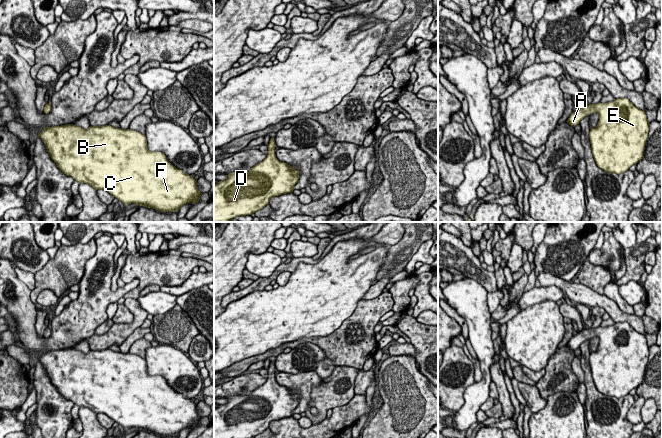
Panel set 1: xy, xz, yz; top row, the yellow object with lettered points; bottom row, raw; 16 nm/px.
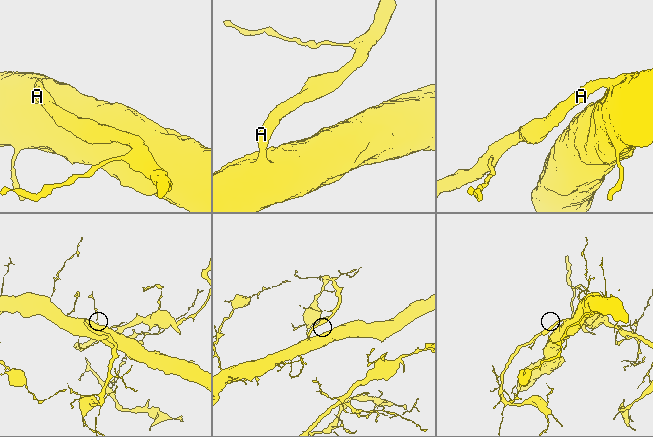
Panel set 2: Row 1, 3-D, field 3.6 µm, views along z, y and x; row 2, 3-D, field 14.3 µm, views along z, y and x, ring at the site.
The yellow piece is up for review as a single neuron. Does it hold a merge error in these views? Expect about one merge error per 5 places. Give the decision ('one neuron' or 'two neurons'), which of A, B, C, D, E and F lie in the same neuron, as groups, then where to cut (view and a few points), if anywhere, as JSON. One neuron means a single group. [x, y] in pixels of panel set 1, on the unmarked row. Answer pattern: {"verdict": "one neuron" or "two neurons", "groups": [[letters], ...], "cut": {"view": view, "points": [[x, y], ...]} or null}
{"verdict": "one neuron", "groups": [["A", "B", "C", "D", "E", "F"]], "cut": null}

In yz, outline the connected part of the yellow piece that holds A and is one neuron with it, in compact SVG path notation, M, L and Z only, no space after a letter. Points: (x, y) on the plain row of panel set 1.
M628 322L614 323L607 327L583 329L569 340L566 345L575 351L592 337L599 338L595 352L590 352L589 362L596 389L610 397L621 398L642 384L649 357L649 346L644 334L637 332Z

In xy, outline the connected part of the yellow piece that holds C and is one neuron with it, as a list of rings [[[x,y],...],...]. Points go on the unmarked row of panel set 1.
[[[73,348],[46,351],[38,358],[44,366],[47,376],[57,391],[67,400],[80,407],[86,407],[94,413],[106,414],[125,429],[134,427],[156,433],[160,436],[178,436],[186,427],[198,427],[201,416],[197,404],[173,390],[164,377],[152,376],[147,372],[146,360],[138,355],[115,352],[110,349],[90,350],[83,353]]]

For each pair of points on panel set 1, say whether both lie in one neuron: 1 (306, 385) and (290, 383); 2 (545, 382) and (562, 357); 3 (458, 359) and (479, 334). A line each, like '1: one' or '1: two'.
1: one
2: one
3: two

